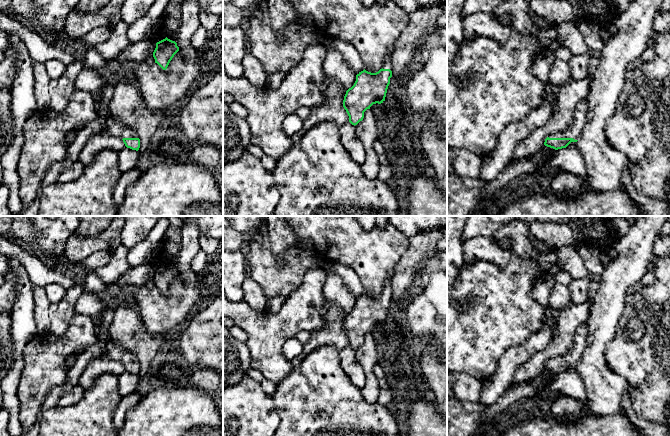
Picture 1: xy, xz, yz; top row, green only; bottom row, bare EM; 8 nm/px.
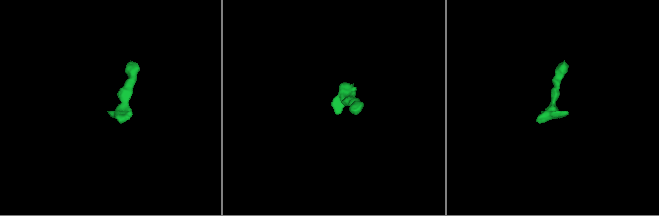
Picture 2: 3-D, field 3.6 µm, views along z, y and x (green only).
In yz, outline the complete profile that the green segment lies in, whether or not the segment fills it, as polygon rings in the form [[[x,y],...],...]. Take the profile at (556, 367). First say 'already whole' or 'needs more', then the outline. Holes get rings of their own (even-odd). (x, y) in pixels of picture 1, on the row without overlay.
needs more; [[[588,324],[581,325],[574,337],[571,348],[564,354],[548,360],[544,369],[555,374],[566,372],[571,366],[577,366],[586,346]]]

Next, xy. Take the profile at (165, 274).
already whole; [[[167,261],[156,267],[156,272],[153,276],[155,287],[163,294],[166,294],[174,279],[179,275],[179,271],[175,265]]]

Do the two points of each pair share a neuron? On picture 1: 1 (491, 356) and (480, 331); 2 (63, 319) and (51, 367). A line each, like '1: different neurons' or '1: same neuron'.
1: same neuron
2: different neurons

